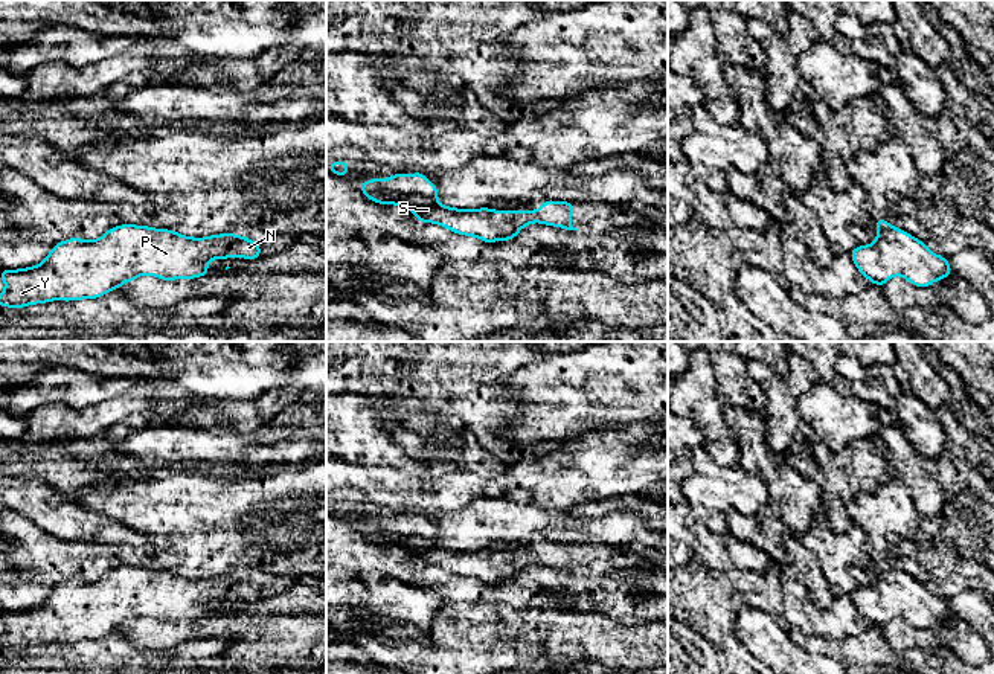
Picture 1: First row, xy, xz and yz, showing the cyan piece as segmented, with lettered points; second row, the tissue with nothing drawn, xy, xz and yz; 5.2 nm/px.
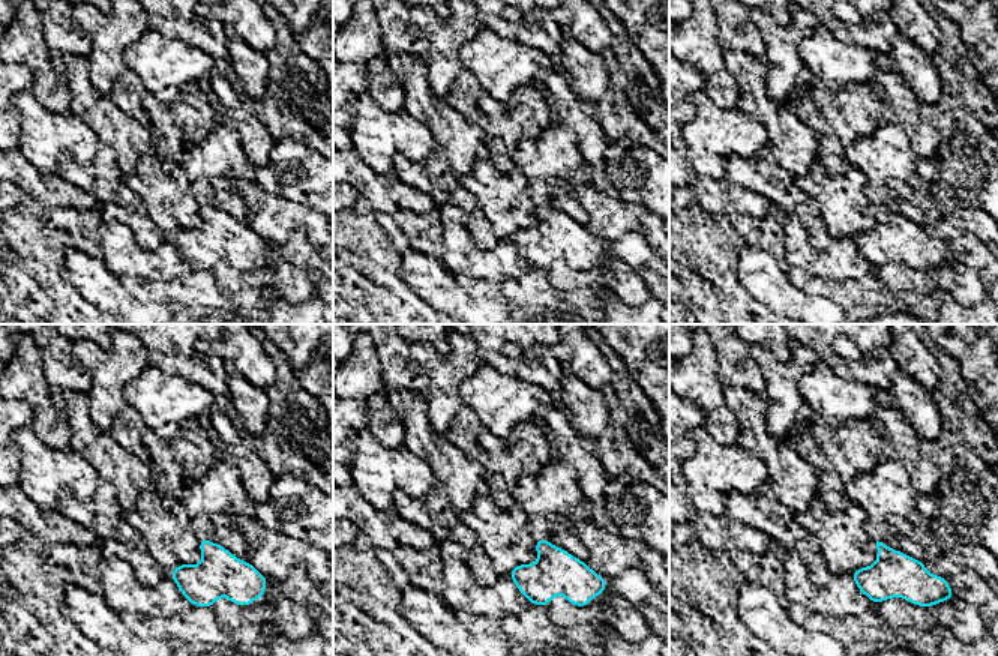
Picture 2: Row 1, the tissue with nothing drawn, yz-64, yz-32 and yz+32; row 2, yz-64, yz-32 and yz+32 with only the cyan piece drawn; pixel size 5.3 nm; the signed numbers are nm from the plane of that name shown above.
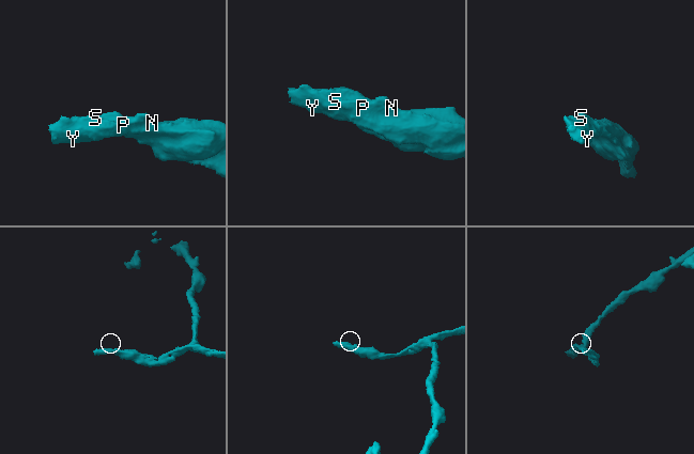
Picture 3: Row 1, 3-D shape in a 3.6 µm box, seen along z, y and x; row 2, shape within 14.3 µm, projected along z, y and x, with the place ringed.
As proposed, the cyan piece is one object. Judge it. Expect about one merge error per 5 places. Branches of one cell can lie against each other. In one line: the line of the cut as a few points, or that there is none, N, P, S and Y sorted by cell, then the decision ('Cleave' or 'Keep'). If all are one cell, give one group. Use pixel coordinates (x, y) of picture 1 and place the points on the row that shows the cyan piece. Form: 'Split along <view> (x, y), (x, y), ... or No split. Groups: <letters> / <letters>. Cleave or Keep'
No split. Groups: N P S Y. Keep

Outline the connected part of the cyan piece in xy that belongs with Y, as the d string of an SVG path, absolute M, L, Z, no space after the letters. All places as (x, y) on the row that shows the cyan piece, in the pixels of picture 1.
M120 224L108 229L99 239L85 241L70 238L53 246L47 258L34 267L18 270L0 270L5 291L0 294L0 307L18 310L34 303L50 300L96 299L117 290L125 282L133 282L142 274L151 274L163 281L181 278L195 279L206 276L209 259L239 256L256 259L262 255L261 247L250 238L233 233L191 238L168 229Z

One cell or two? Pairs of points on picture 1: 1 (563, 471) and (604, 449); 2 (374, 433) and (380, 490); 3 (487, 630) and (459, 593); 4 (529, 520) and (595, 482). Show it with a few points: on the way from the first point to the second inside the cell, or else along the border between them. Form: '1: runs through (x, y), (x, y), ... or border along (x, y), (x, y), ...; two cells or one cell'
1: runs through (573, 471), (580, 471), (593, 459); one cell
2: border along (342, 459), (351, 464), (387, 465), (412, 475); two cells
3: border along (499, 600), (445, 603); two cells
4: border along (516, 502), (537, 502), (543, 507), (573, 510); two cells

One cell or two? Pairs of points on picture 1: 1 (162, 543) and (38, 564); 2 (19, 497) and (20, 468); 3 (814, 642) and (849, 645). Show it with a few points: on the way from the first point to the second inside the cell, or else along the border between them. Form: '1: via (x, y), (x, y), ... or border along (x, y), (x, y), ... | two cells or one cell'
1: border along (104, 542), (139, 546) | two cells
2: border along (16, 475), (37, 476), (54, 488) | two cells
3: via (824, 647), (840, 647) | one cell

